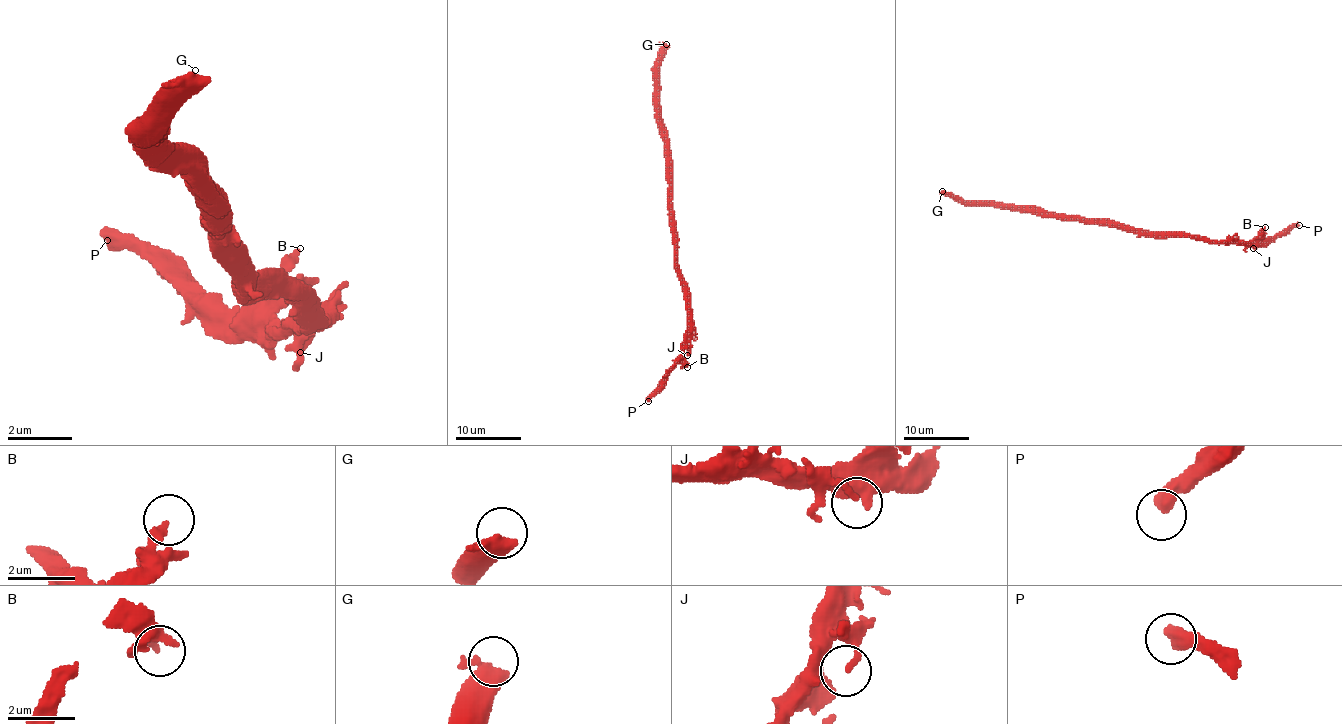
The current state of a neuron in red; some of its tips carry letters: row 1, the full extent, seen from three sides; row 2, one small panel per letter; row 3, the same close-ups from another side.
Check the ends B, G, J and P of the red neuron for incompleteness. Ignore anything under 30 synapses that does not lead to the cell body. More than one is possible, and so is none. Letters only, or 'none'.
P

